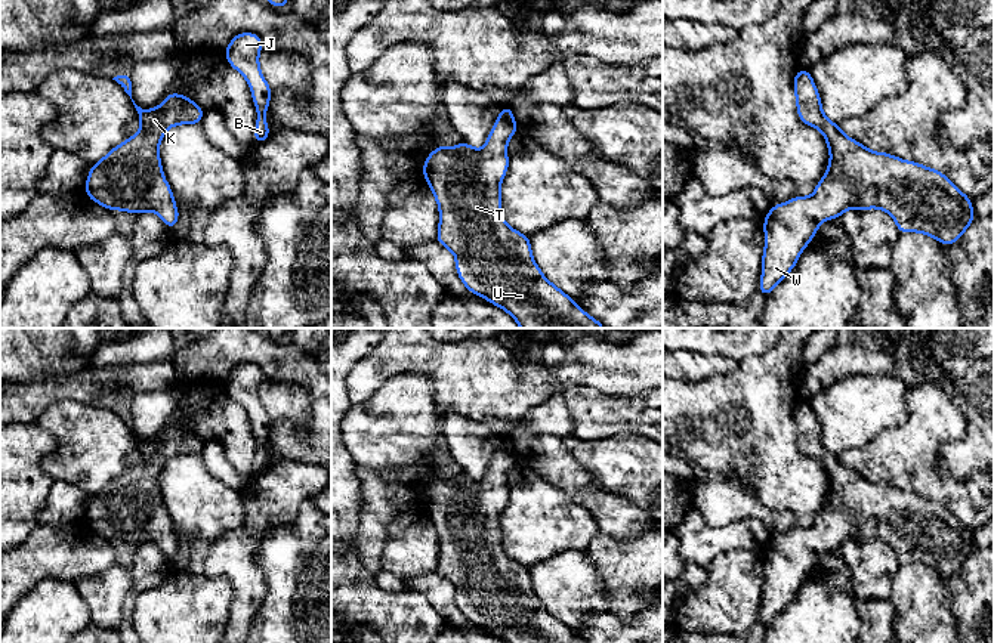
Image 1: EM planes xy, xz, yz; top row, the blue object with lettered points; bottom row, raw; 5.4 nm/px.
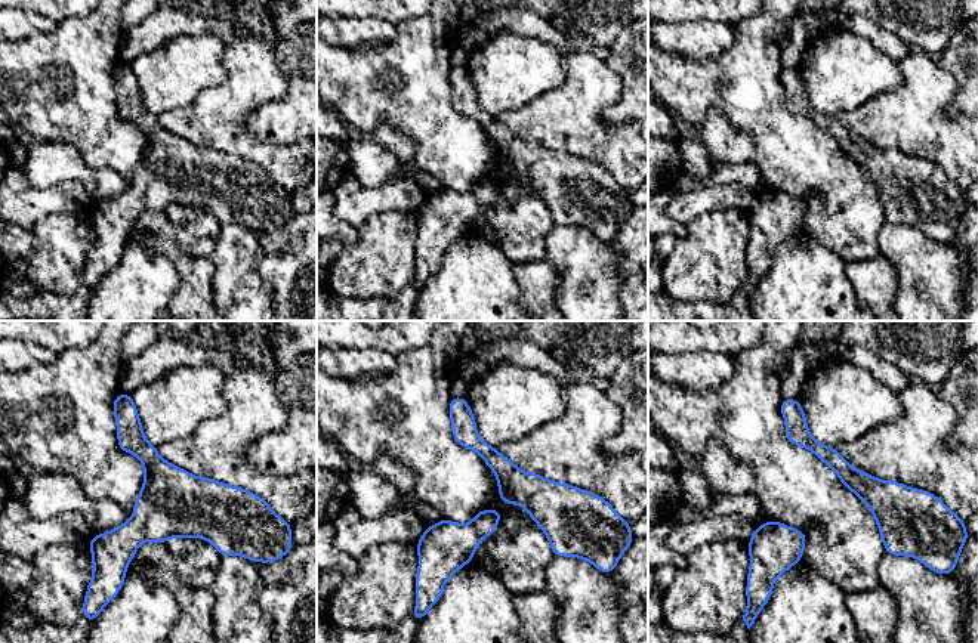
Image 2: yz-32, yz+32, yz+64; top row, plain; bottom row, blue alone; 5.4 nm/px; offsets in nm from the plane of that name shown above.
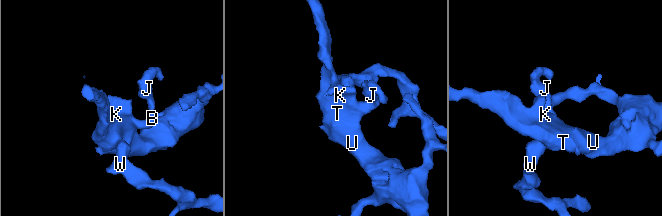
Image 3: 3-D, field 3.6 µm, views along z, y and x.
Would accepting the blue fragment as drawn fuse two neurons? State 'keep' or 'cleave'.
keep

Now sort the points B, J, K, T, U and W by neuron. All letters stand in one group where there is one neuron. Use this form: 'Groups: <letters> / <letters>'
Groups: B J K T U W

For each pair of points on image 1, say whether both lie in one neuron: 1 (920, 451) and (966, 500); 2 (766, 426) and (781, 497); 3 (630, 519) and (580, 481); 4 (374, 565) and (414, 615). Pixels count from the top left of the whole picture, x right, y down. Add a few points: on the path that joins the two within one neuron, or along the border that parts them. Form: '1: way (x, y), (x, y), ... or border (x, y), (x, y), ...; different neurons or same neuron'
1: way (923, 466), (951, 492); same neuron
2: way (772, 444), (772, 461), (781, 479); same neuron
3: way (617, 516), (590, 494); same neuron
4: border (354, 546), (358, 559), (374, 575); different neurons

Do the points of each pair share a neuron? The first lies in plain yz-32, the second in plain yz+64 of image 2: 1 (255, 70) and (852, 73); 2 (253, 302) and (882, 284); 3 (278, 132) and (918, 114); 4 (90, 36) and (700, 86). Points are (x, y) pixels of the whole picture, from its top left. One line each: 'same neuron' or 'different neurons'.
1: different neurons
2: different neurons
3: different neurons
4: same neuron

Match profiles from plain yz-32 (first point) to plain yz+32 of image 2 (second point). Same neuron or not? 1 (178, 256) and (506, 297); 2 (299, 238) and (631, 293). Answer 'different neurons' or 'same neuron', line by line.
1: different neurons
2: same neuron

